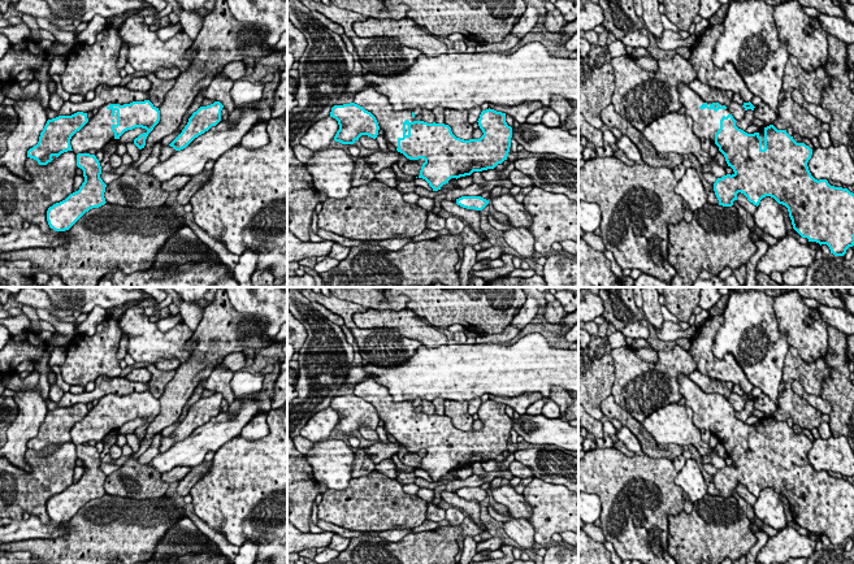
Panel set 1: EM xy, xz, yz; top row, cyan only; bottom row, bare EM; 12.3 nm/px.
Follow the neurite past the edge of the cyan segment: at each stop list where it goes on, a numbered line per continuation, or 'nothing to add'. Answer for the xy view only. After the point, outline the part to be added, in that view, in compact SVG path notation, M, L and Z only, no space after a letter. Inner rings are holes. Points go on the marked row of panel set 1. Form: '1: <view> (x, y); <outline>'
1: xy (96, 133); M109 104L100 107L97 113L71 136L70 146L75 155L87 153L90 149L101 151L114 139L112 126L117 125L117 110L113 112L108 107Z

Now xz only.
1: xz (391, 122); M364 88L357 92L354 103L376 117L380 129L383 130L385 139L395 148L398 148L398 139L403 138L403 122L406 120L409 122L415 121L412 117L413 110L406 109L395 112L389 99L374 88Z

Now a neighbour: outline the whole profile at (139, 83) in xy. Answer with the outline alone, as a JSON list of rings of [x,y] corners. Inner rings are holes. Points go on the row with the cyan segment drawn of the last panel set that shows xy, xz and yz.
[[[135,77],[133,78],[126,87],[133,91],[147,92],[151,88],[152,83],[147,79],[147,77]]]

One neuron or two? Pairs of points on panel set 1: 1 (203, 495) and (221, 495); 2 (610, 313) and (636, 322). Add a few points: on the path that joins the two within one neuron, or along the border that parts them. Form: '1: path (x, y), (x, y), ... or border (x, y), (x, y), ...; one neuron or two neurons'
1: path (207, 495), (217, 495); one neuron
2: path (616, 313), (623, 313), (629, 320); one neuron

